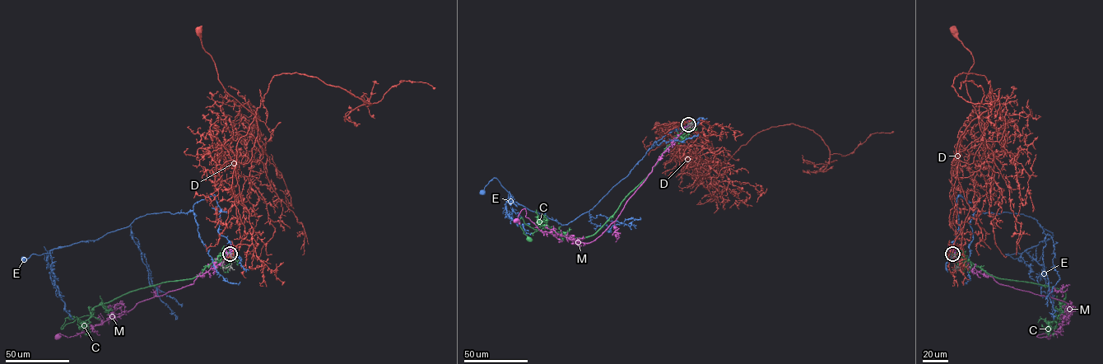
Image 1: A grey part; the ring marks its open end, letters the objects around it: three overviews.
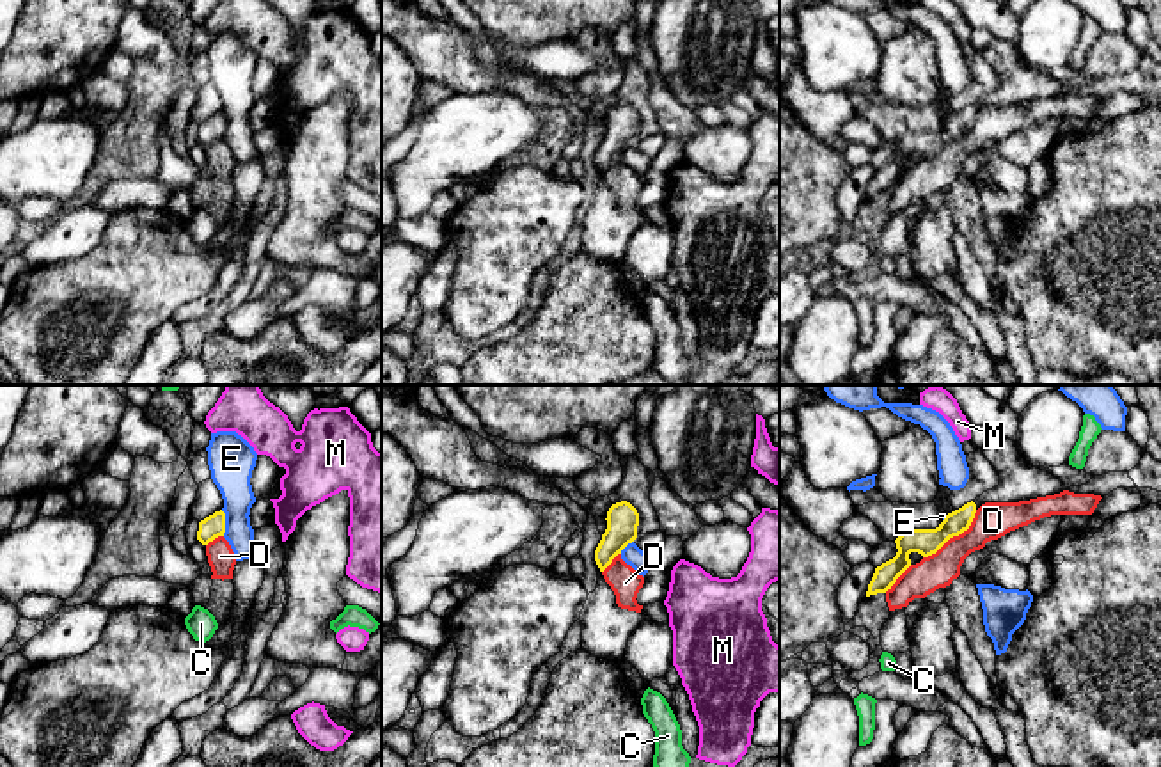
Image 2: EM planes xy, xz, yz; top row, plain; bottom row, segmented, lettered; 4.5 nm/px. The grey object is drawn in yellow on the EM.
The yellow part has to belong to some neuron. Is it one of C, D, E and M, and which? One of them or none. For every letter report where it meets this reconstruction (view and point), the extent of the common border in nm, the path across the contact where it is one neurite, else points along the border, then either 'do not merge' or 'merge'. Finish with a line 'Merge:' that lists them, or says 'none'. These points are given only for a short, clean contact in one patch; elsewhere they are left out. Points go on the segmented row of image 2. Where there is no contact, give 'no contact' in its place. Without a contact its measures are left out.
C: no contact; do not merge
D: contact yz (954, 535); length 340 nm; do not merge
E: contact xy (224, 522); length 120 nm; border xy (221, 510), (224, 513), (224, 535); do not merge
M: no contact; do not merge
Merge: none

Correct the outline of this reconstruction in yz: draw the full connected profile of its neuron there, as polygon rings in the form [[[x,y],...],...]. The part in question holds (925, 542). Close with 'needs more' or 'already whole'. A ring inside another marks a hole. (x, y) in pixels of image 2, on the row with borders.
[[[992,435],[982,453],[999,476],[999,485],[983,492],[975,501],[948,513],[936,529],[909,529],[896,540],[896,556],[875,568],[866,597],[886,593],[896,579],[911,566],[909,554],[923,557],[936,554],[950,538],[969,529],[976,510],[985,502],[1019,502],[1054,495],[1065,485],[1053,474],[1030,465],[1017,451],[1017,444],[1007,437]]]; needs more

